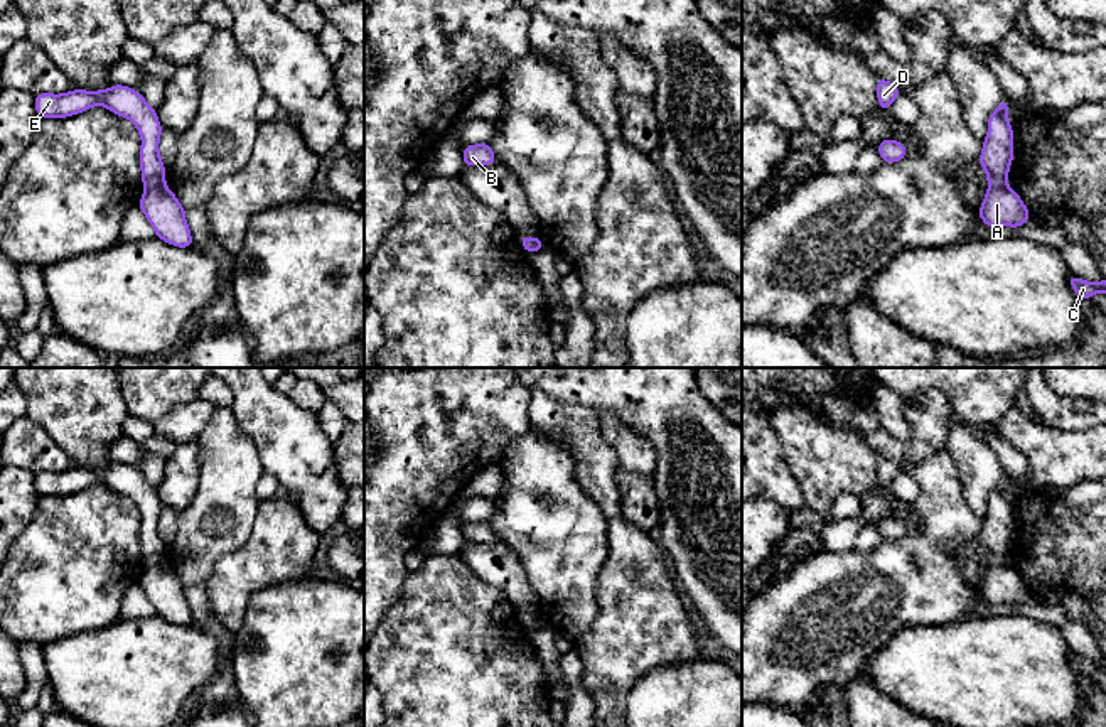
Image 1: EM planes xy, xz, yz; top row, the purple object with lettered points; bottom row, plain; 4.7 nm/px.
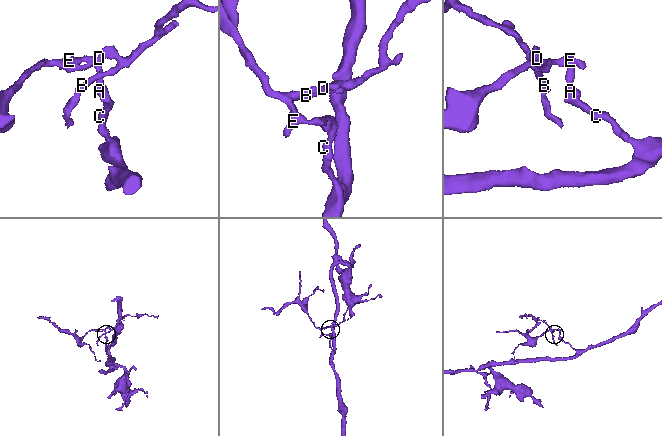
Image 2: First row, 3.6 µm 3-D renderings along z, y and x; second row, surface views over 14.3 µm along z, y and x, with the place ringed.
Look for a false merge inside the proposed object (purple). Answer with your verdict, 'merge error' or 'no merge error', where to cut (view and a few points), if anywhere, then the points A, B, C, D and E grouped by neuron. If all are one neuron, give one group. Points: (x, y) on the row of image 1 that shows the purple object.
merge error | xy (164, 183), (145, 189) | A C / B D E

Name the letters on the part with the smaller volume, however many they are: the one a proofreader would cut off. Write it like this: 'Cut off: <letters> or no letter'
Cut off: B, D, E

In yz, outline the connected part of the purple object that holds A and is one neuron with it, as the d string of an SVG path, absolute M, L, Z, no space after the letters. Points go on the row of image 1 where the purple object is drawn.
M1007 184L988 187L978 216L988 228L1018 228L1032 218L1020 196Z

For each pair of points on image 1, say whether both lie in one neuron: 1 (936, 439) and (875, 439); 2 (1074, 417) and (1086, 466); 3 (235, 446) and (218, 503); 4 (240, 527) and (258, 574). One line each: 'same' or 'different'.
1: same
2: different
3: same
4: different

